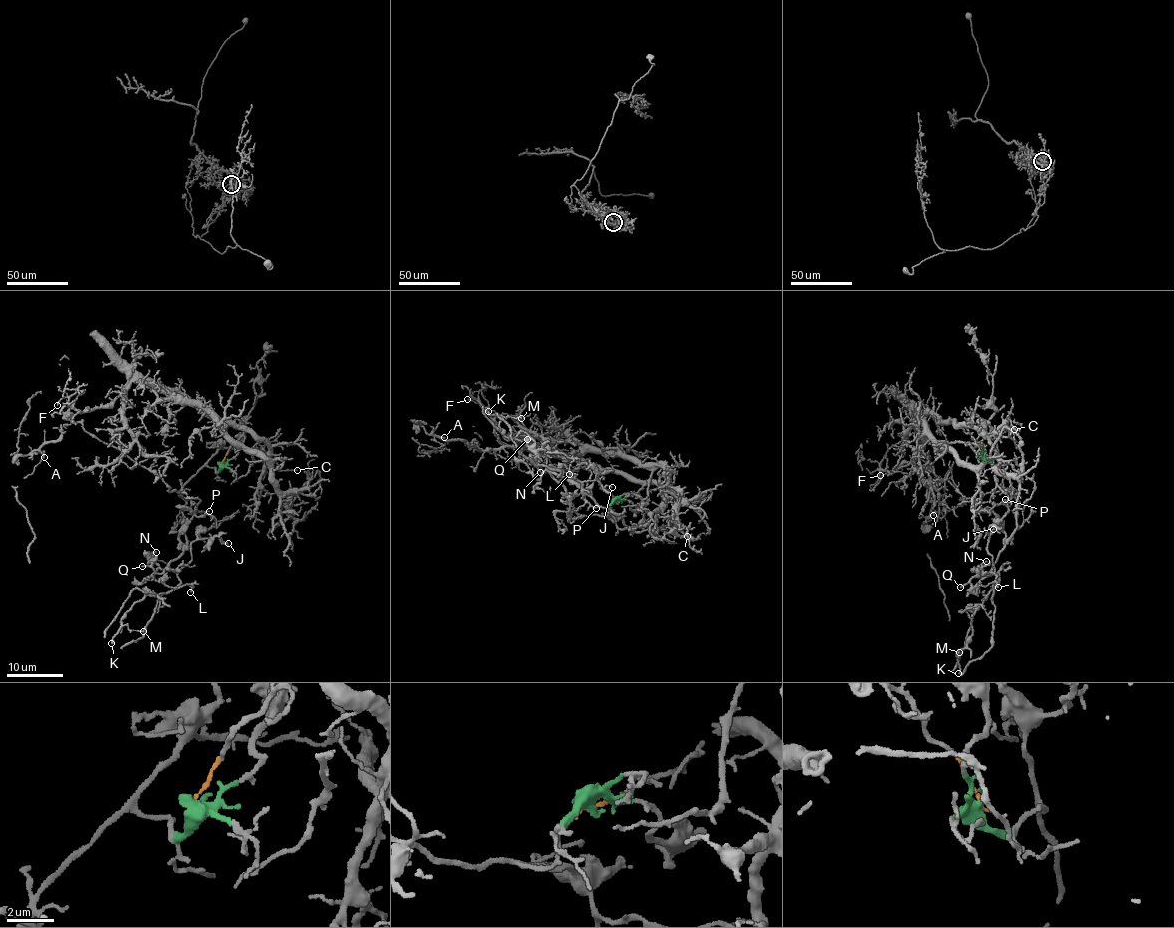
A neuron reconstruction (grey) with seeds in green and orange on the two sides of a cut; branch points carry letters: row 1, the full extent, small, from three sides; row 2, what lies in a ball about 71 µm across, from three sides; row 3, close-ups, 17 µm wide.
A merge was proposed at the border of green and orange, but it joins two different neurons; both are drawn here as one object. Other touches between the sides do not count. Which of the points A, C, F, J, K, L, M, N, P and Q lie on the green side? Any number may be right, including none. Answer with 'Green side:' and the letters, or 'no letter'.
Green side: A, J, K, L, M, N, P, Q

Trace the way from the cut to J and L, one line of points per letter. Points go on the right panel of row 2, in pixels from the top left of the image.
J: (984, 454), (1000, 455), (1002, 483), (1019, 502), (993, 572), (993, 528)
L: (984, 454), (1000, 455), (1002, 483), (1019, 502), (1013, 535), (976, 592), (998, 587)

